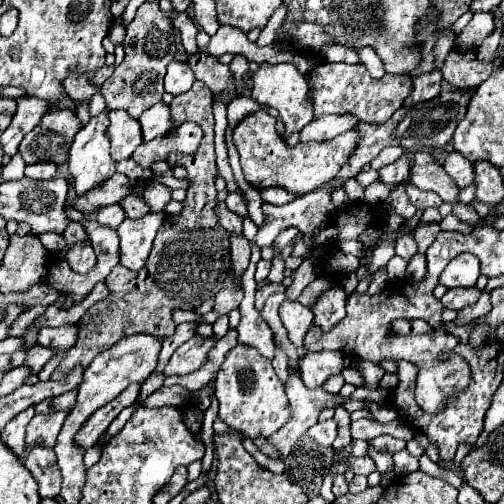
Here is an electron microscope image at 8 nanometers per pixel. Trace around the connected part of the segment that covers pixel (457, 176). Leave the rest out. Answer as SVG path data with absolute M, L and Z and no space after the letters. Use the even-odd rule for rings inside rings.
M449 152L443 168L459 188L465 188L473 182L473 162L465 160L459 152Z

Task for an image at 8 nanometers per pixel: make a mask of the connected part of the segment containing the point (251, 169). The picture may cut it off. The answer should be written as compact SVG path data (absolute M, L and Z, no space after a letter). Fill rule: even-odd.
M253 112L245 116L235 128L235 144L241 156L241 166L247 182L255 188L283 188L295 196L303 196L321 184L327 184L351 156L357 144L357 132L349 130L335 136L329 142L299 142L297 146L287 146L287 142L275 132L275 118L265 112Z

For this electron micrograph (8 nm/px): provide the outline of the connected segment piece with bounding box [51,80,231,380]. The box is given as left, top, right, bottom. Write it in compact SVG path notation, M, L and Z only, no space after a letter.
M195 80L193 88L181 96L175 96L169 110L173 116L171 134L183 122L195 122L203 130L203 140L199 150L191 156L183 156L179 152L171 152L167 162L171 168L183 166L187 170L185 180L189 180L187 196L183 200L183 212L165 216L159 226L157 238L153 242L153 250L147 258L147 264L133 272L125 266L117 264L109 276L103 280L109 288L109 296L101 302L93 304L79 320L79 342L73 352L65 354L61 364L51 374L51 380L61 380L75 366L87 368L89 362L101 354L103 350L117 344L121 338L133 334L151 334L159 340L173 336L177 324L173 322L173 310L195 310L205 300L213 298L227 278L231 268L231 234L219 224L215 206L217 206L217 190L215 190L215 146L213 146L213 94L201 82Z

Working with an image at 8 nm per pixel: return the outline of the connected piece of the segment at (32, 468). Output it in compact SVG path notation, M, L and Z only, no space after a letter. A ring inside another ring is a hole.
M35 446L25 454L23 464L31 472L31 476L37 480L41 498L59 498L61 472L57 468L57 458L53 456L53 450Z

